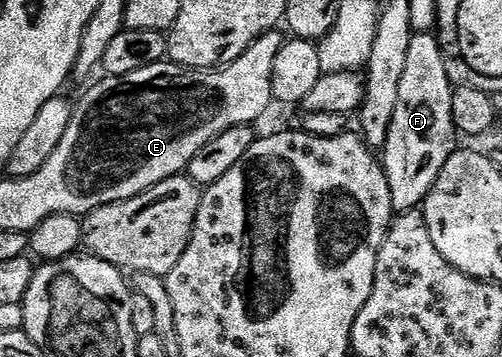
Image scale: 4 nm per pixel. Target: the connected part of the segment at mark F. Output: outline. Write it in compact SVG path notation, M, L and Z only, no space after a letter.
M415 34L411 38L403 82L399 82L395 118L391 118L383 149L385 173L391 186L391 202L397 214L412 212L424 205L443 166L459 148L459 133L451 114L455 86L447 78L446 59L436 35Z

